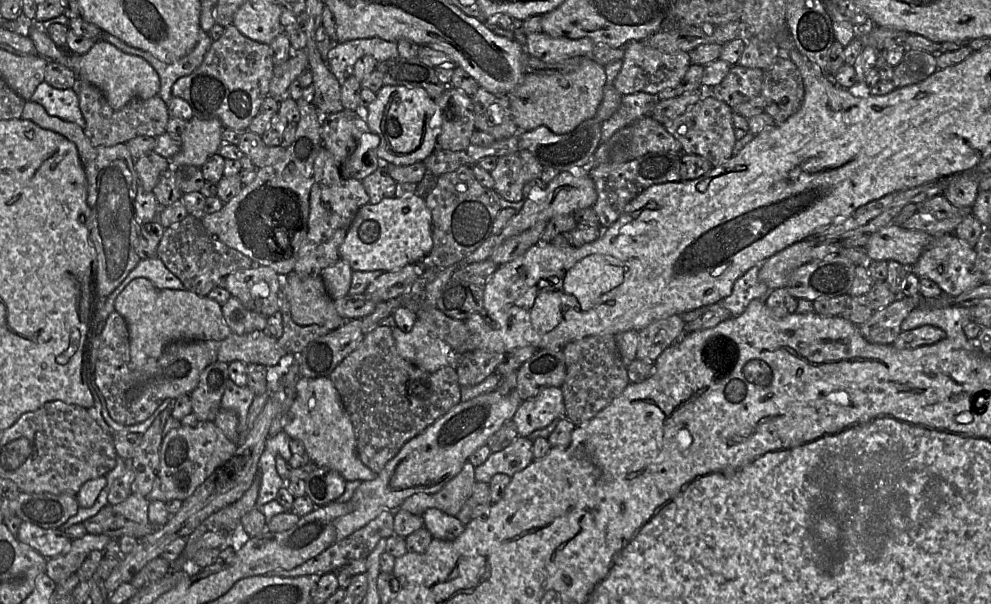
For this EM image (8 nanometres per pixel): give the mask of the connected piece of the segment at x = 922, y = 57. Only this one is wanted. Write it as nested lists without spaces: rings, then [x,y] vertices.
[[[907,50],[900,63],[894,67],[894,76],[892,83],[895,88],[901,88],[904,86],[919,83],[938,70],[936,55],[918,50]]]

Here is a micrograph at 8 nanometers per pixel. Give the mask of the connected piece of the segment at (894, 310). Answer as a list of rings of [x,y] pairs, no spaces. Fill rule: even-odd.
[[[920,294],[900,296],[888,306],[876,310],[866,322],[859,325],[860,334],[870,343],[892,345],[902,332],[903,320],[921,303]]]

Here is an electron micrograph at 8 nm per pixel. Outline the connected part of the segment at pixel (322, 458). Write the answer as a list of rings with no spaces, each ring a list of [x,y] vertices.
[[[301,376],[296,383],[296,393],[289,419],[282,431],[291,439],[303,443],[307,456],[317,467],[332,469],[346,481],[375,479],[377,473],[368,468],[358,455],[353,424],[331,379]]]

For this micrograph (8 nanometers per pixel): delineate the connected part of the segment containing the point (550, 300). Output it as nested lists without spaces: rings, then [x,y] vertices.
[[[540,289],[530,310],[533,327],[540,333],[554,329],[562,320],[563,304],[558,290]]]

